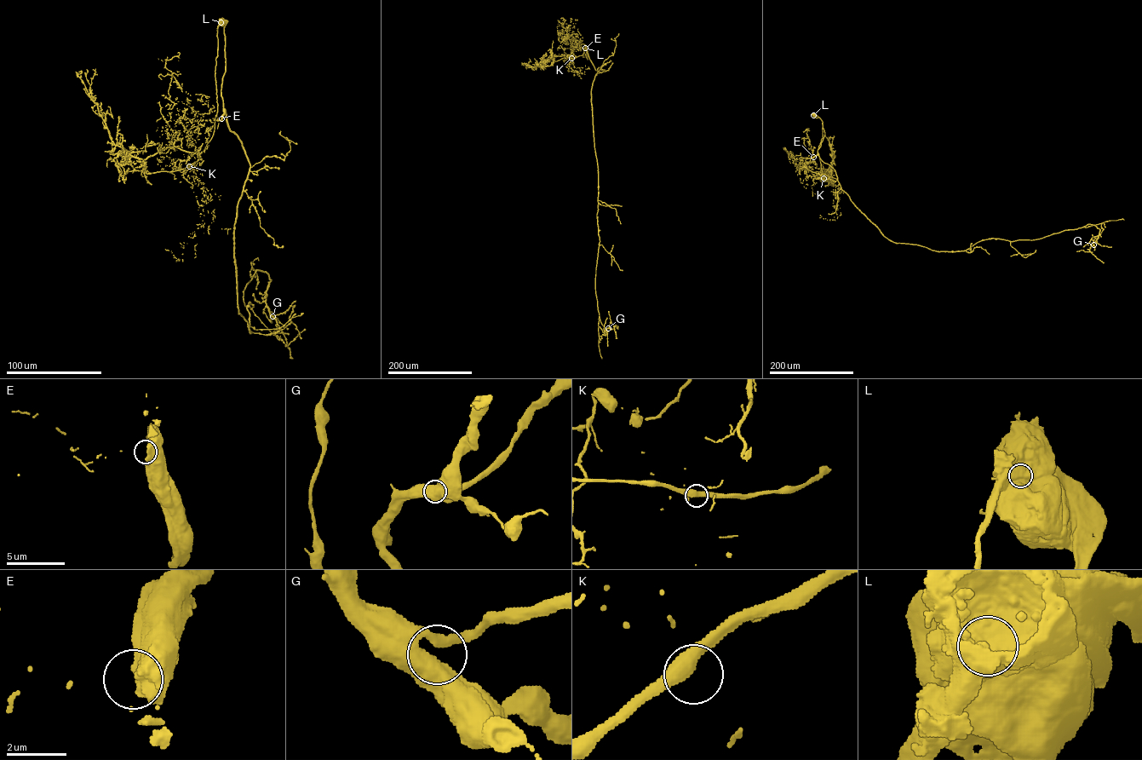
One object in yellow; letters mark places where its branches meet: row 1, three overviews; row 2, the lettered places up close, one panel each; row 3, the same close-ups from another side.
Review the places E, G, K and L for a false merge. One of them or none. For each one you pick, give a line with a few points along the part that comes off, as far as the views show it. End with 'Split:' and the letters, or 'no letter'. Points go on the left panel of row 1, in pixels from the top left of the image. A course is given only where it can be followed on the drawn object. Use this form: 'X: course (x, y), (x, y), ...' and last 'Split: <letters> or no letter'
L: course (220, 22), (217, 112), (213, 135), (200, 153), (167, 146), (145, 158), (132, 157), (111, 140), (78, 71)
Split: L

